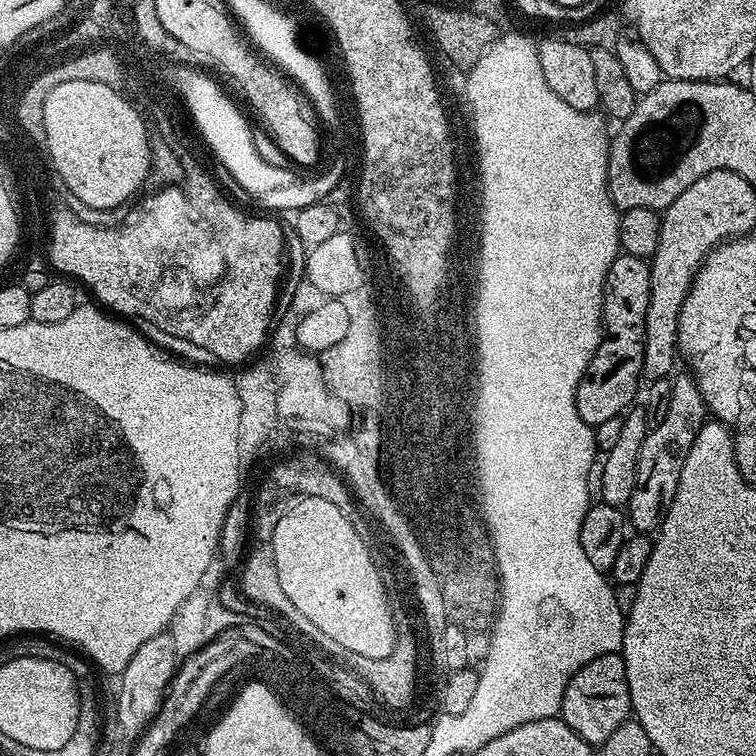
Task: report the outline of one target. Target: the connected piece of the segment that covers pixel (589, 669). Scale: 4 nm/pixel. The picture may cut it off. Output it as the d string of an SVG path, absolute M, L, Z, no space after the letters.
M620 652L602 654L602 658L594 658L594 662L586 662L570 678L566 686L566 694L562 698L560 716L568 724L570 730L580 735L587 744L598 746L622 726L630 718L632 699L630 686L626 678L624 657Z

